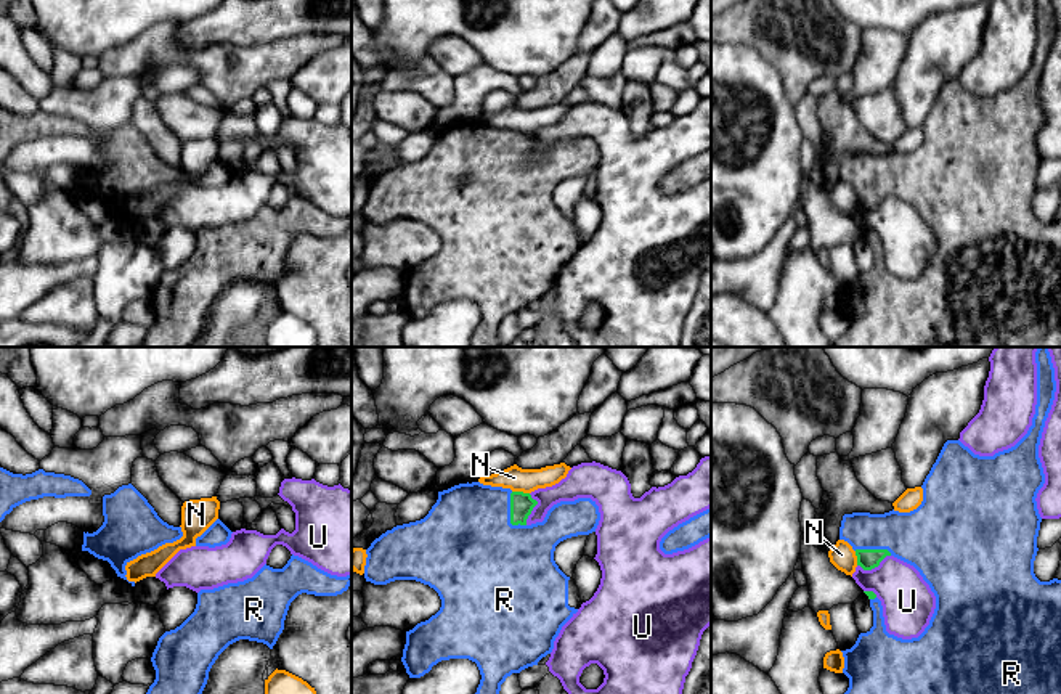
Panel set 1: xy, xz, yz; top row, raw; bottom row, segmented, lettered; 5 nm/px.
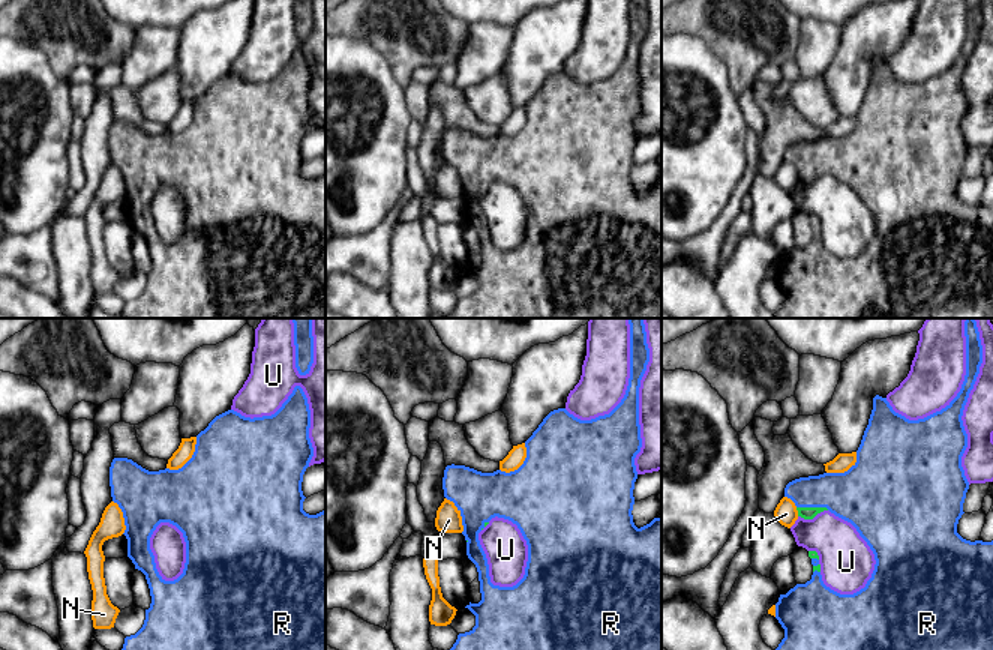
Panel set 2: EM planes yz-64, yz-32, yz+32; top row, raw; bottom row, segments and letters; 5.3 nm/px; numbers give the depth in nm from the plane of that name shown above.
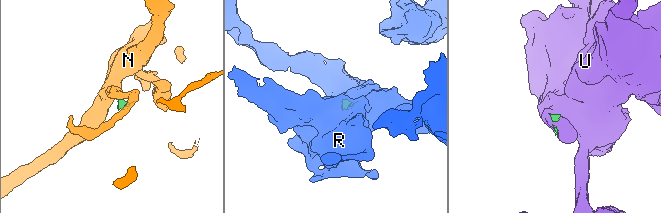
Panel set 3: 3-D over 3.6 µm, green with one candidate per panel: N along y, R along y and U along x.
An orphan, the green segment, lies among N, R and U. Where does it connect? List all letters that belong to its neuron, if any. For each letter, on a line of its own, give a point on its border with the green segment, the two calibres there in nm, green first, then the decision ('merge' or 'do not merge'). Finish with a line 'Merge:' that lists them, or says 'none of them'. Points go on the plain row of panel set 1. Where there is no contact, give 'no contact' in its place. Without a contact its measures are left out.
N: meets green in xz at (520, 132); 120 nm thick on the green side, 120 nm on the other; do not merge
R: meets green in xz at (511, 155); 120 nm thick on the green side, 460 nm on the other; merge
U: meets green in yz at (874, 208); 100 nm thick on the green side, 260 nm on the other; do not merge
Merge: R

